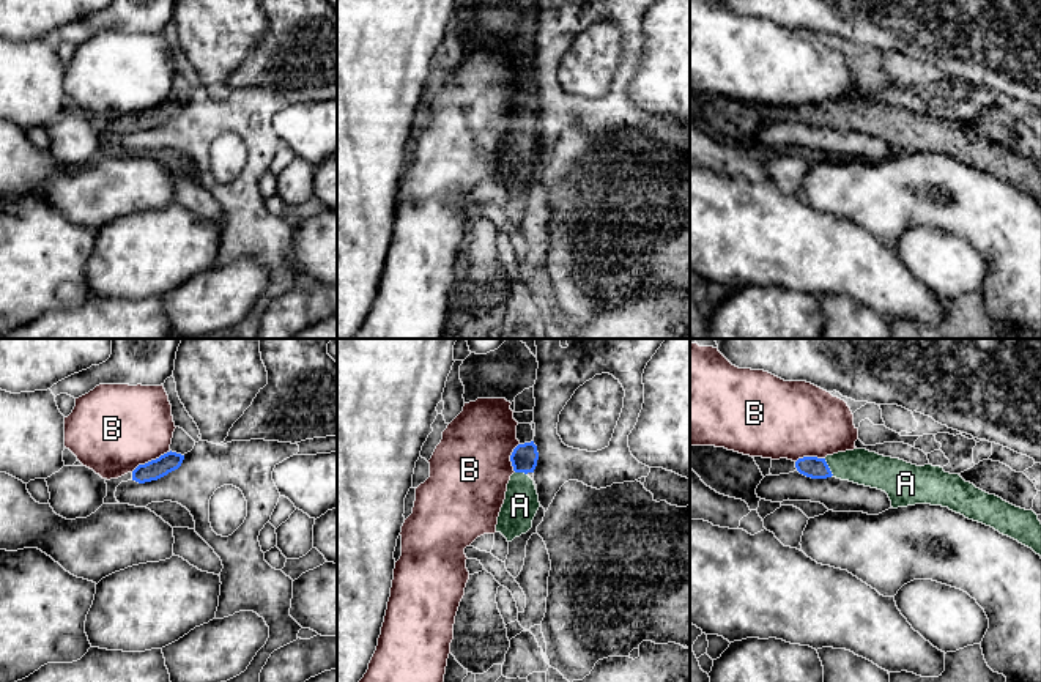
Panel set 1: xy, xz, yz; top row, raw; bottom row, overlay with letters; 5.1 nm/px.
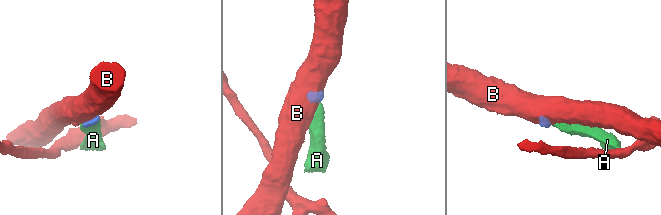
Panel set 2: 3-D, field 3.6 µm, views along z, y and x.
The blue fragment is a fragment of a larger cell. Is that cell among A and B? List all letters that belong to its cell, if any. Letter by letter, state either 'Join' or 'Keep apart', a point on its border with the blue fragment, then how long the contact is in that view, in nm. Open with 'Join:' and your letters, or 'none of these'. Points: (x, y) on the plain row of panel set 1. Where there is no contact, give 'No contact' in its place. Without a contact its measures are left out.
Join: A
A: Join. Touches blue at yz (827, 114). Shared border 100 nm
B: Keep apart. Touches blue at xy (151, 107). Shared border 240 nm

